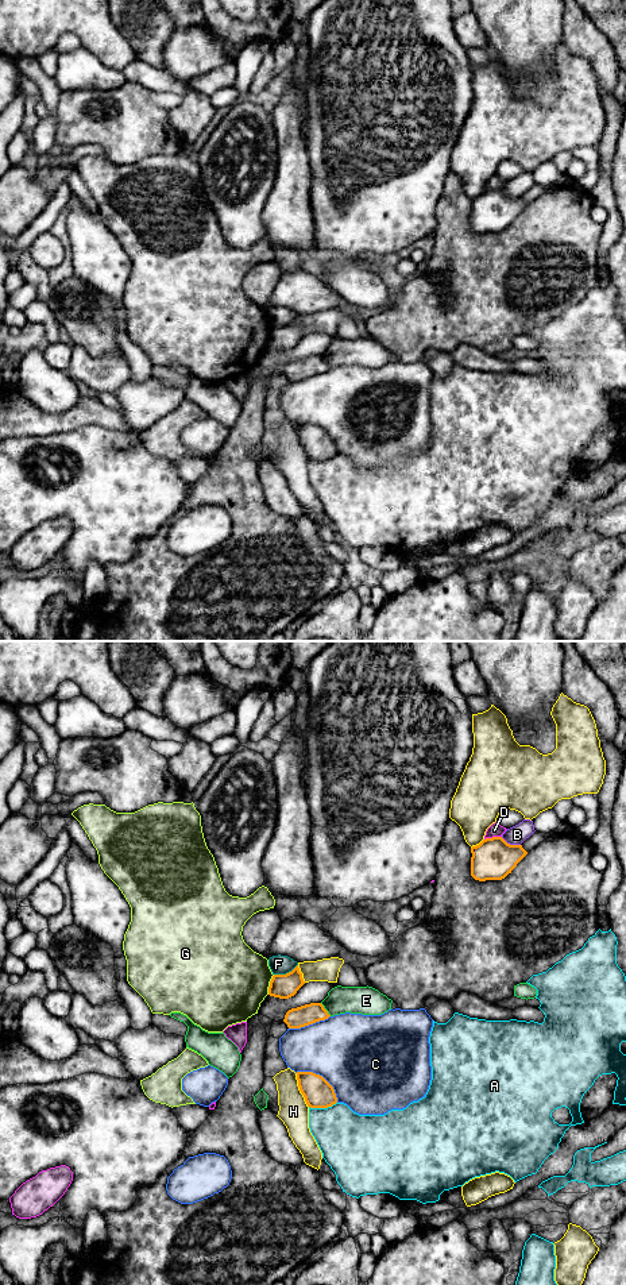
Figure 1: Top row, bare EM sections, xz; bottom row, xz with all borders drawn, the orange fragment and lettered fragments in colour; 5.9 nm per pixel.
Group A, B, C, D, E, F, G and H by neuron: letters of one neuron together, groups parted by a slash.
A / B / C / D / E / F / G / H

